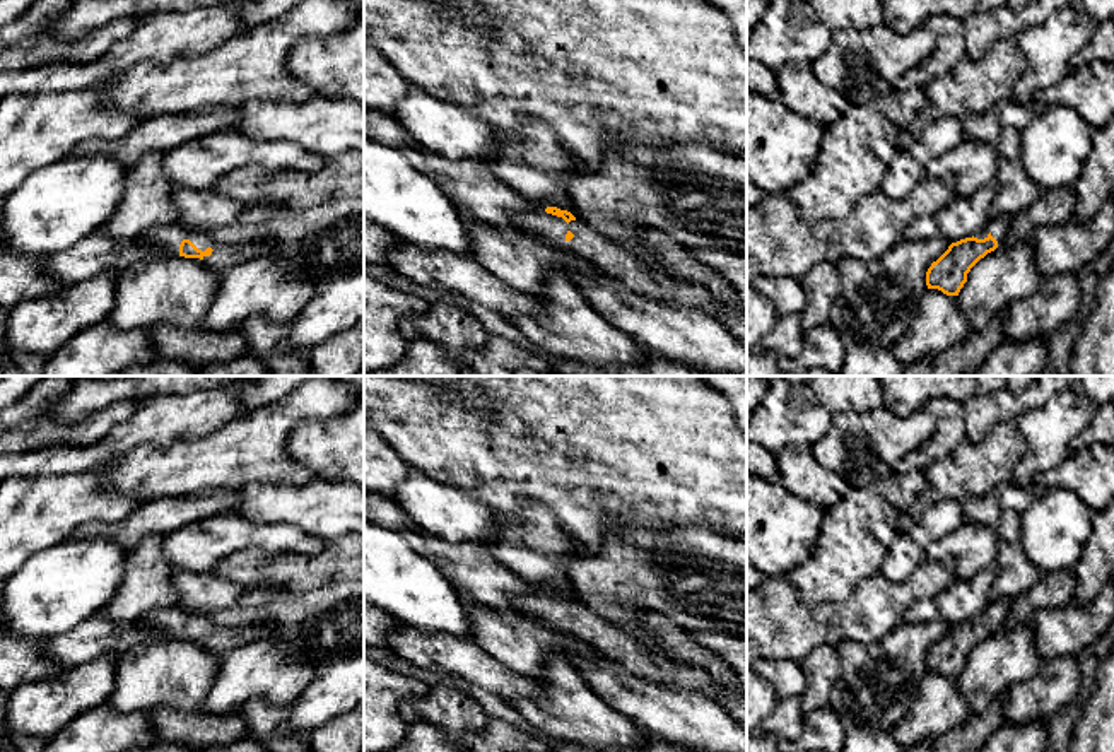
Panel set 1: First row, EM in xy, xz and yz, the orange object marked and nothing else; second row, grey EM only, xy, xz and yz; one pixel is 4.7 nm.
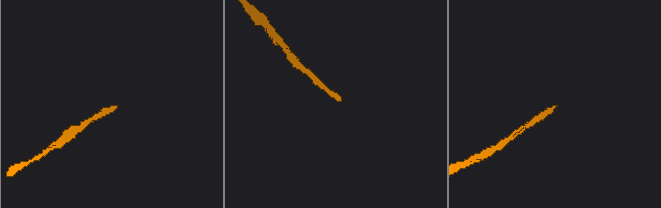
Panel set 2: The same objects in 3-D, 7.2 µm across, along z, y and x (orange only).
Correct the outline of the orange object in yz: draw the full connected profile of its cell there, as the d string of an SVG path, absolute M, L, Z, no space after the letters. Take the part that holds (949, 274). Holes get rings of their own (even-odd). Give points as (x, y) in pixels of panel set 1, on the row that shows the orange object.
M1011 215L988 217L984 227L972 238L952 243L926 272L928 289L959 296L970 268L988 253L1000 250L1011 224Z

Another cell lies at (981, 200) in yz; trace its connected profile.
M988 183L979 191L953 198L935 215L914 219L902 232L902 239L919 241L941 236L952 243L972 238L989 217L996 197L996 183Z

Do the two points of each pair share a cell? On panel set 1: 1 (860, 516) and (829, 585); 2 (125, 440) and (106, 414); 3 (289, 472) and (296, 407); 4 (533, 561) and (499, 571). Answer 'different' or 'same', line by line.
1: same
2: different
3: same
4: different

